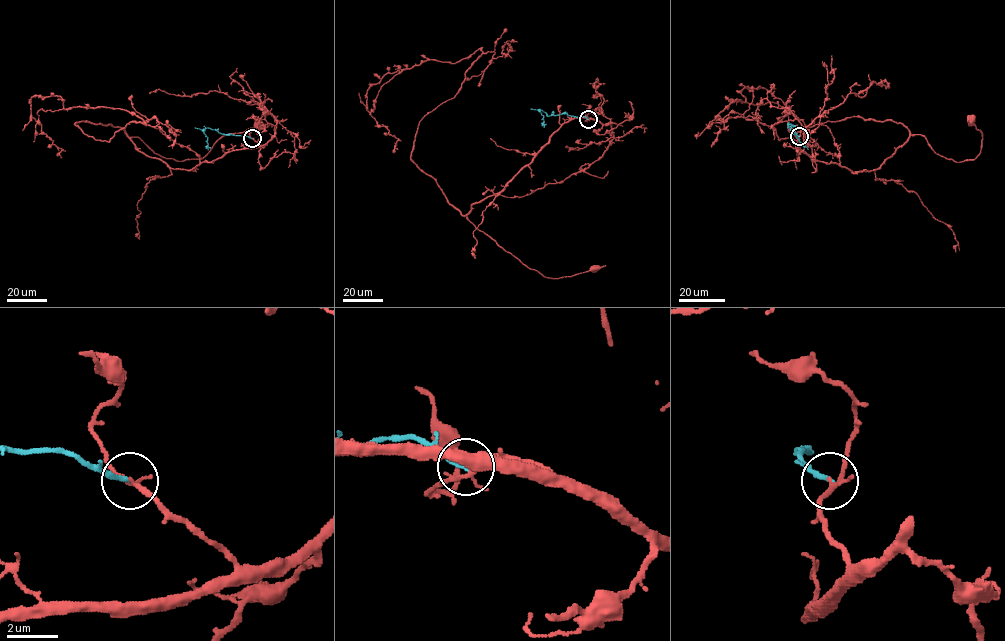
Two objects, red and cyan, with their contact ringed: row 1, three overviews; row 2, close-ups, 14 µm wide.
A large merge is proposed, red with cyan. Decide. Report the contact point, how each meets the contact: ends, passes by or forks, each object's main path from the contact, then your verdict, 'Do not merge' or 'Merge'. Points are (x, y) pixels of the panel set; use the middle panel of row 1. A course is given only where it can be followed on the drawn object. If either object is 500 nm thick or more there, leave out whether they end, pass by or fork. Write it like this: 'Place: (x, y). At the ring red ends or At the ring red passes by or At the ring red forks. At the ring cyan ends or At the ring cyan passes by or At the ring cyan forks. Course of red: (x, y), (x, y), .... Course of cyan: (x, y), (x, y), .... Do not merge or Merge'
Place: (588, 119). At the ring red forks. At the ring cyan ends. Course of red: (588, 119), (596, 120), (565, 122), (506, 187), (474, 203), (466, 217), (544, 277), (594, 269). Course of cyan: (588, 119), (566, 113), (547, 116), (541, 110), (544, 127). Merge

